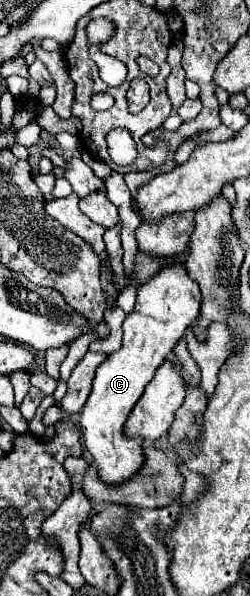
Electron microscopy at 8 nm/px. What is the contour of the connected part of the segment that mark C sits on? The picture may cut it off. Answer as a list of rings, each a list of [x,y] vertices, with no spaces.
[[[167,264],[155,276],[139,284],[137,304],[123,322],[123,344],[117,352],[97,368],[93,390],[81,410],[81,432],[87,450],[95,458],[95,466],[103,482],[117,484],[133,476],[141,462],[141,440],[125,438],[123,424],[141,398],[147,384],[153,380],[157,368],[173,354],[173,348],[201,314],[201,288],[189,276],[185,264]]]

